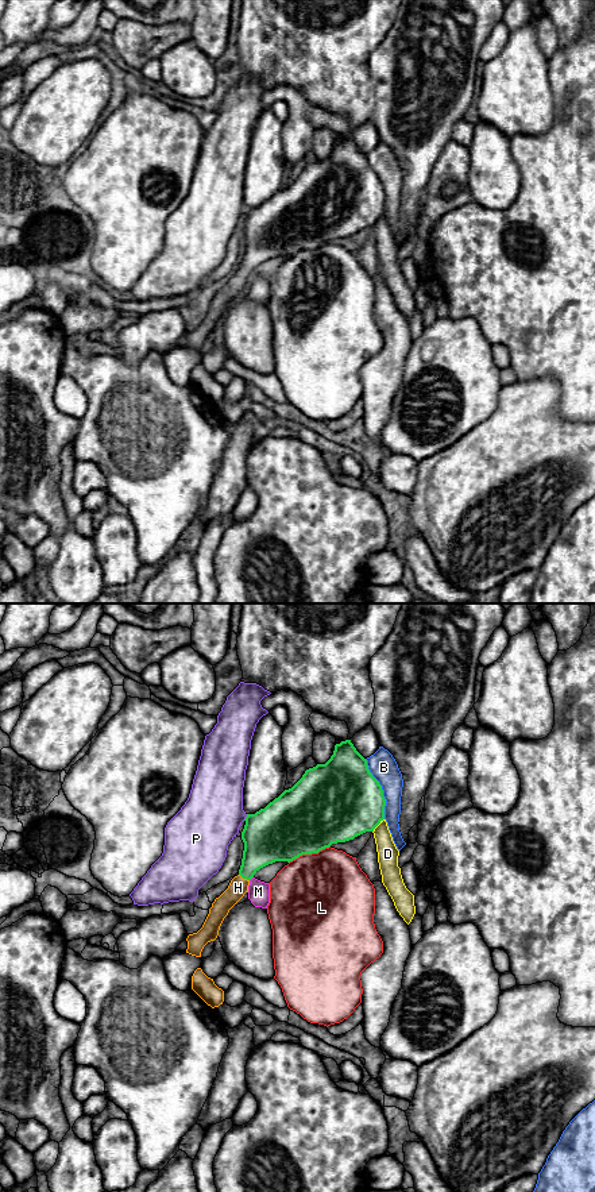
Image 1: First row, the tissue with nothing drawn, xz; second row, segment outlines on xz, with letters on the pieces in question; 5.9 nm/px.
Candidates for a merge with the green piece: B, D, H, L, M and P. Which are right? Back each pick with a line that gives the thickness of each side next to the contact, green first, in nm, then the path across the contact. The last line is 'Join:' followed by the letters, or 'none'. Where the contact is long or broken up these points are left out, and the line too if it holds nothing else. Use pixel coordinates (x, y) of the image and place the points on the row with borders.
H: Thickness 260 nm (green) against 110 nm. Path across: xz (265, 841), (244, 878), (238, 887)
Join: H

